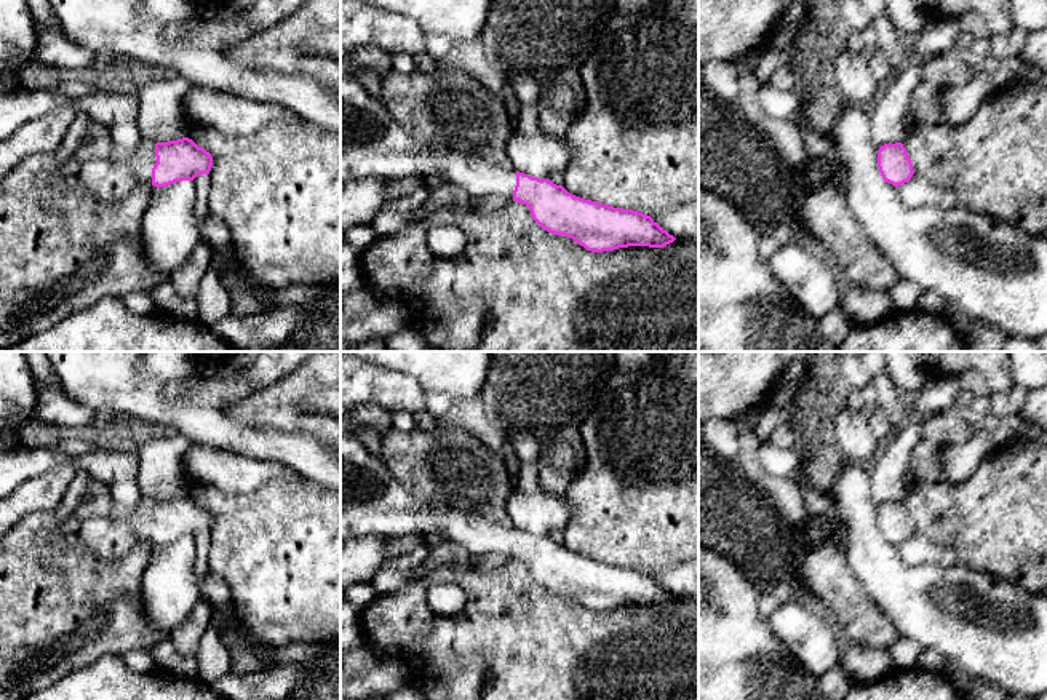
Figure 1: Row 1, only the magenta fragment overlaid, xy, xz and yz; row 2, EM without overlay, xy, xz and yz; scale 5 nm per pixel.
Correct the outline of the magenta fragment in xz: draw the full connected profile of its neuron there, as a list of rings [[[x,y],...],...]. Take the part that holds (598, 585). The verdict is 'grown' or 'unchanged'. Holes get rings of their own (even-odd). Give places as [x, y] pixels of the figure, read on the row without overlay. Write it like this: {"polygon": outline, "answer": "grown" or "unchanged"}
{"polygon": [[[340,432],[340,542],[412,534],[425,539],[433,532],[441,534],[446,542],[465,547],[472,555],[497,553],[523,561],[543,588],[569,595],[587,609],[603,611],[628,604],[663,606],[676,598],[647,572],[575,555],[550,537],[504,527],[464,508],[435,508],[412,495],[361,441]]], "answer": "grown"}

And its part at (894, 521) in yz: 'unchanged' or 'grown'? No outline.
unchanged

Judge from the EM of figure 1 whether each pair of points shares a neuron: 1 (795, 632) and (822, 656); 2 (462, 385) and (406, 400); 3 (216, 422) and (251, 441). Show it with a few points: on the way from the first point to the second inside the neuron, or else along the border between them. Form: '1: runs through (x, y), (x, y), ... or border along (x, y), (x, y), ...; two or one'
1: runs through (801, 635), (816, 649); one
2: border along (392, 369), (411, 376), (424, 389); two
3: runs through (224, 430), (243, 441); one

